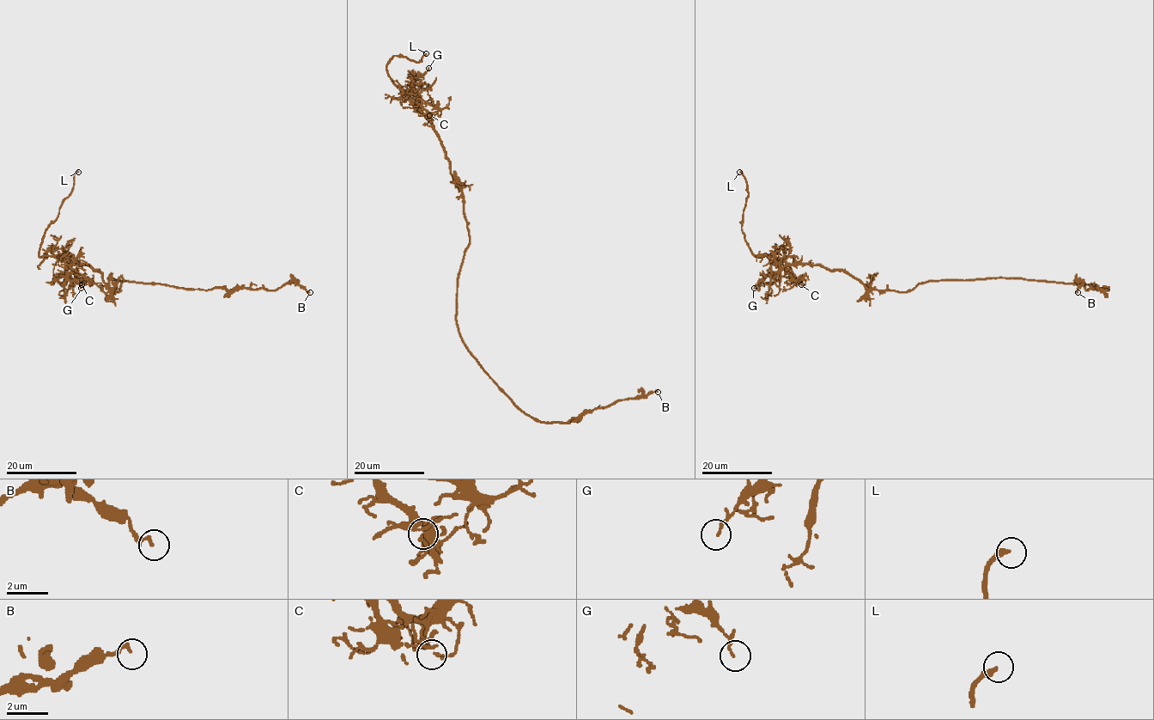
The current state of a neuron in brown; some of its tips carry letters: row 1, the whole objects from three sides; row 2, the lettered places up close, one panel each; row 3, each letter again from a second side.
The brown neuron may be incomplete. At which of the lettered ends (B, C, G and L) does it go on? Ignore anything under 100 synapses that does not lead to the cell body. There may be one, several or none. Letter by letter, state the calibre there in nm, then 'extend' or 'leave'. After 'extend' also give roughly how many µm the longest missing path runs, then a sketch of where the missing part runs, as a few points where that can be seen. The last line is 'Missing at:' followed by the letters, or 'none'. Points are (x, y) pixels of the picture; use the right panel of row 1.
B: 180 nm thick; leave
C: 130 nm thick; leave
G: 100 nm thick; leave
L: 280 nm thick; extend; about 25 µm are missing; missing branch runs (739, 172), (737, 172), (740, 145), (738, 132), (725, 109)
Missing at: L

